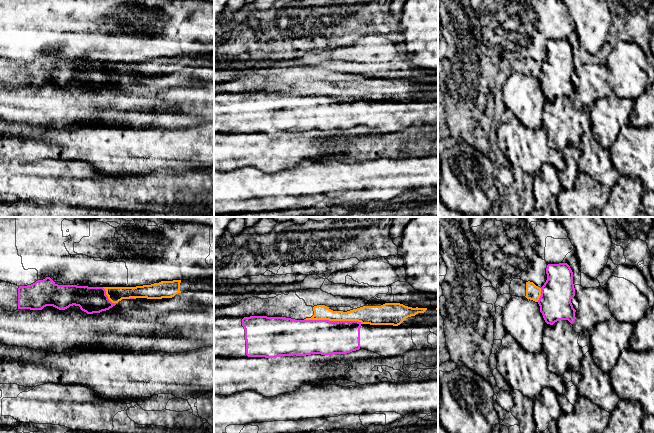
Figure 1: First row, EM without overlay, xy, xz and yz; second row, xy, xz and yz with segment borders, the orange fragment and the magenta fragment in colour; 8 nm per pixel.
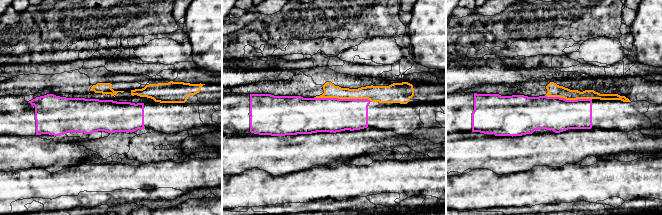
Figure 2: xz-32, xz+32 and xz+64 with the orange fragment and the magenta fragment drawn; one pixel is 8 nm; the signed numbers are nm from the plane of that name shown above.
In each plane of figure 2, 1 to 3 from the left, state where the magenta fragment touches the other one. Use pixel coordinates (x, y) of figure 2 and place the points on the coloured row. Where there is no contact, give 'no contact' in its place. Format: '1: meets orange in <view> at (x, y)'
1: no contact
2: meets orange in xz+32 at (343, 98)
3: meets orange in xz+64 at (568, 99)

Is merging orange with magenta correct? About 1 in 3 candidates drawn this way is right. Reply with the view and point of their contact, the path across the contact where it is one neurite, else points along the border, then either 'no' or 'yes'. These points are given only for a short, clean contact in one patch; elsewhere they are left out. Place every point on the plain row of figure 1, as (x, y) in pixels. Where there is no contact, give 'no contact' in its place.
meets orange in xz at (333, 96); border along xz (304, 95), (357, 96), (362, 99); no

